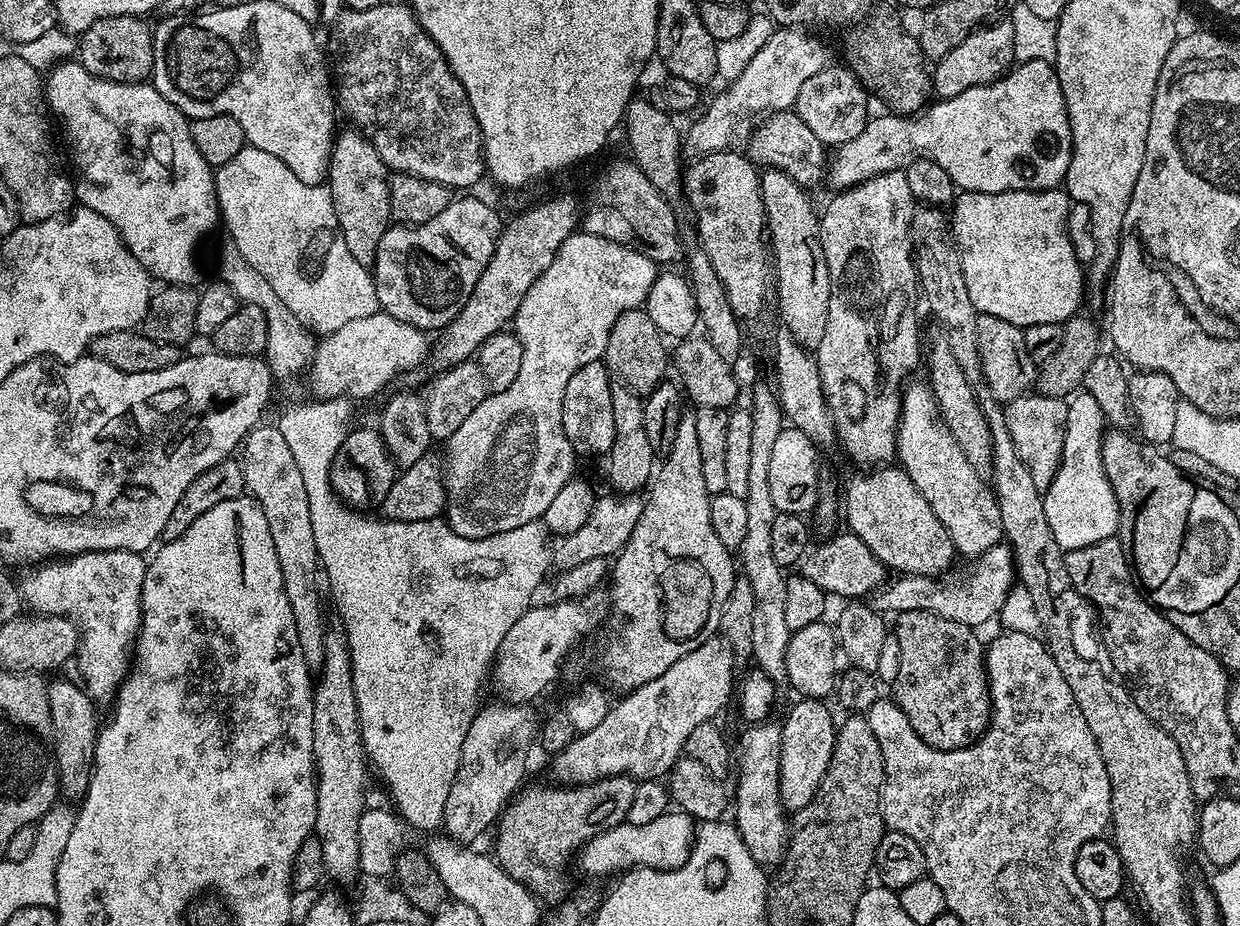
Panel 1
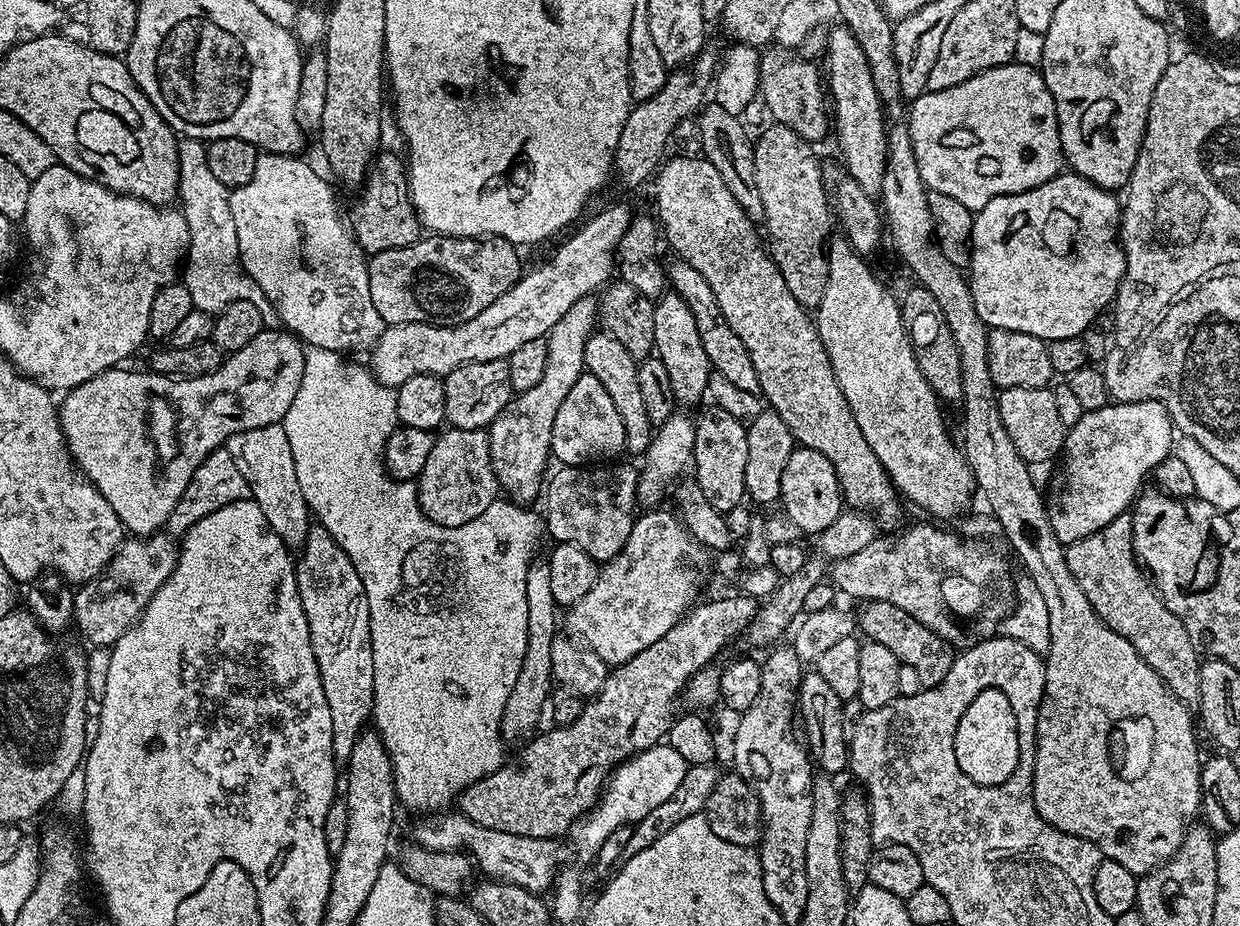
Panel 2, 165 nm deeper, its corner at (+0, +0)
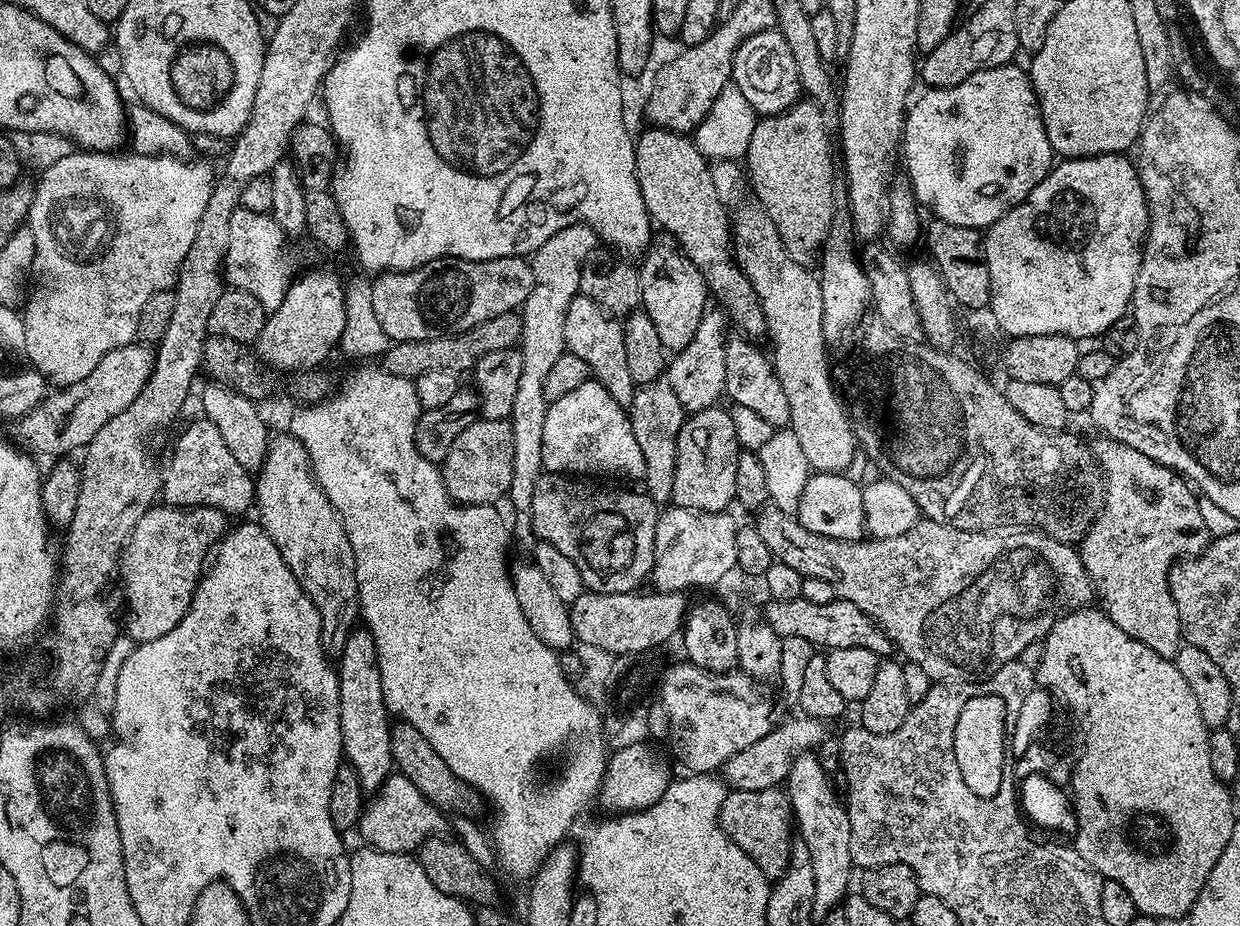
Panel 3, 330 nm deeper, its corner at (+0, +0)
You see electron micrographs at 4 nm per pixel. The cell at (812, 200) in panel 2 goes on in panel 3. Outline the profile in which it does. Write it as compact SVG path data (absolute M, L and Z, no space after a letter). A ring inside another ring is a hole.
M804 98L776 116L757 119L746 157L755 199L778 226L778 234L794 262L817 263L824 251L832 215L836 209L838 164L832 161L825 109Z

